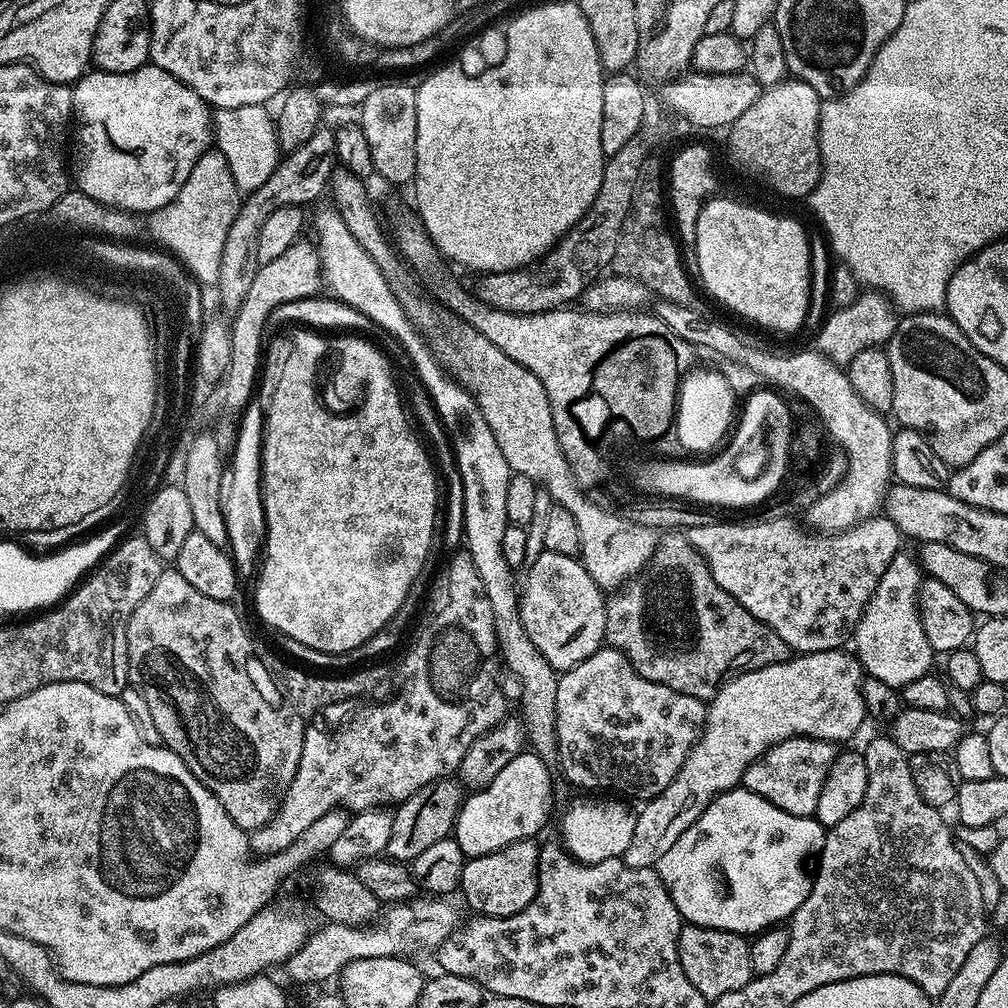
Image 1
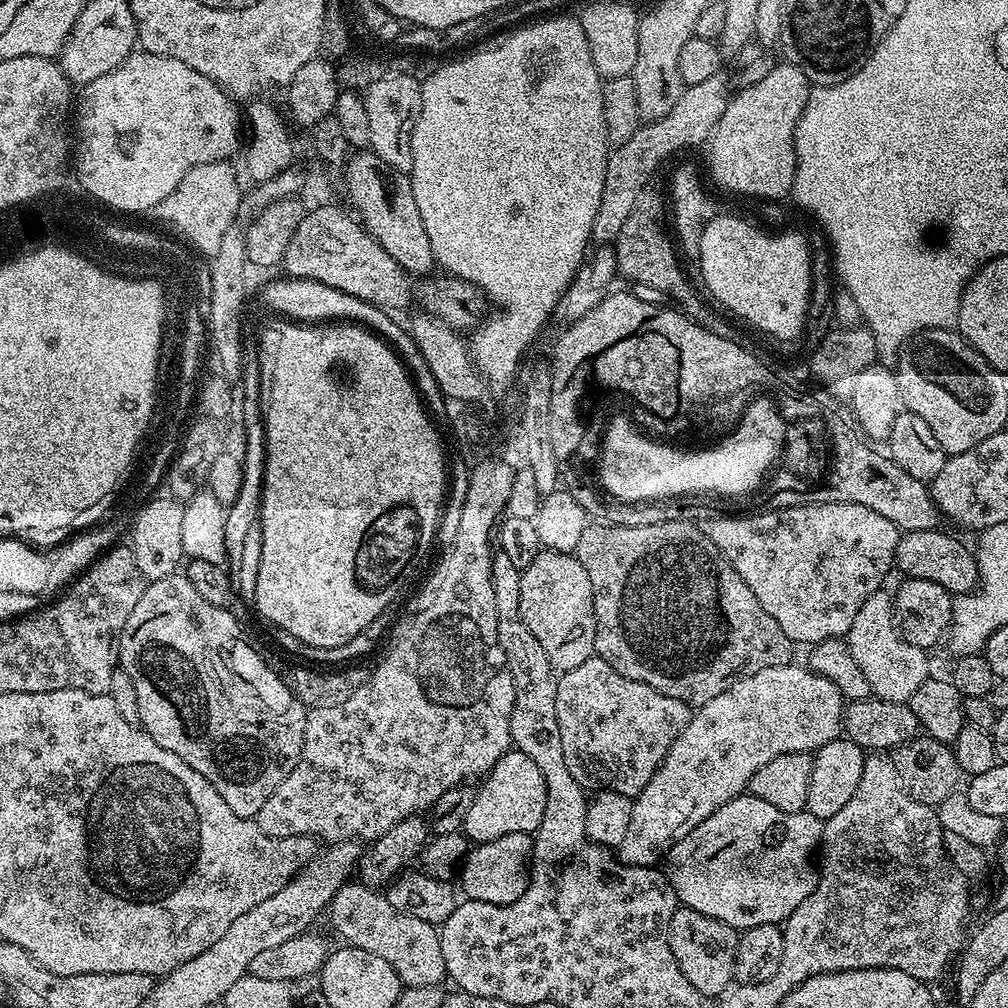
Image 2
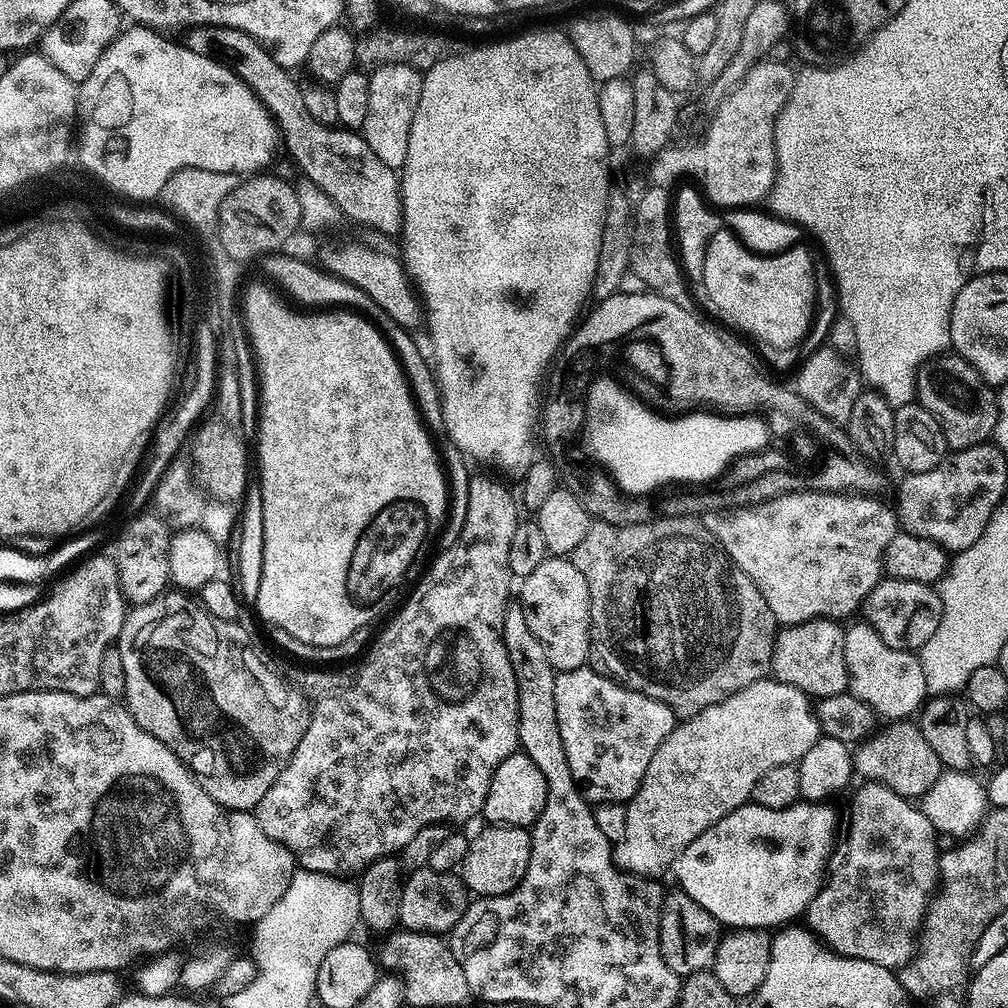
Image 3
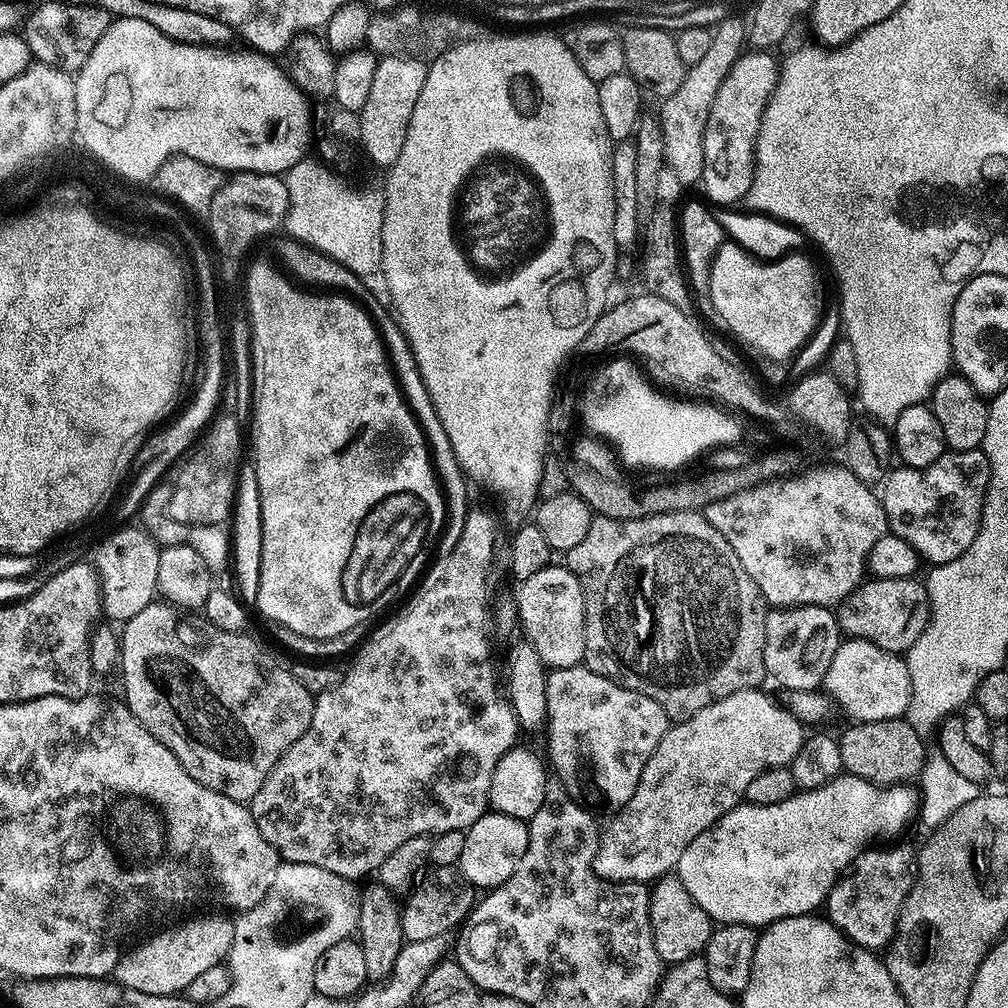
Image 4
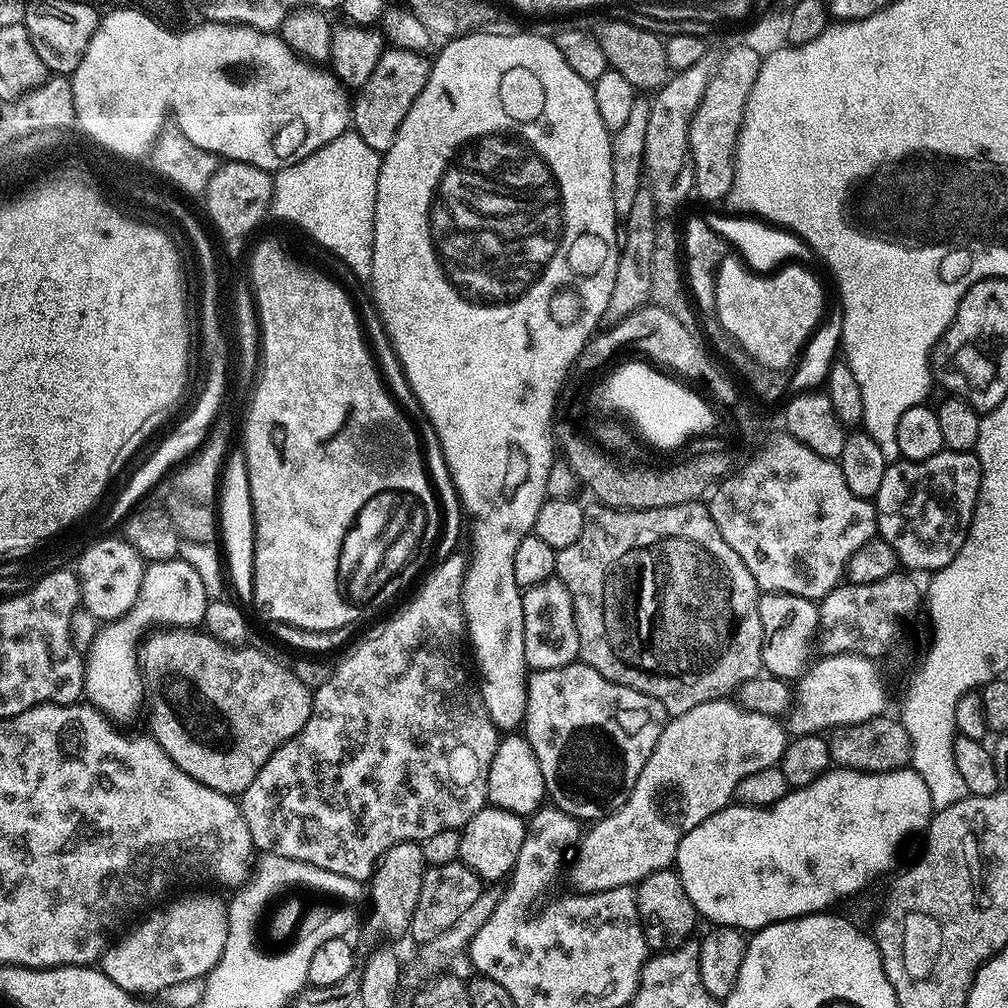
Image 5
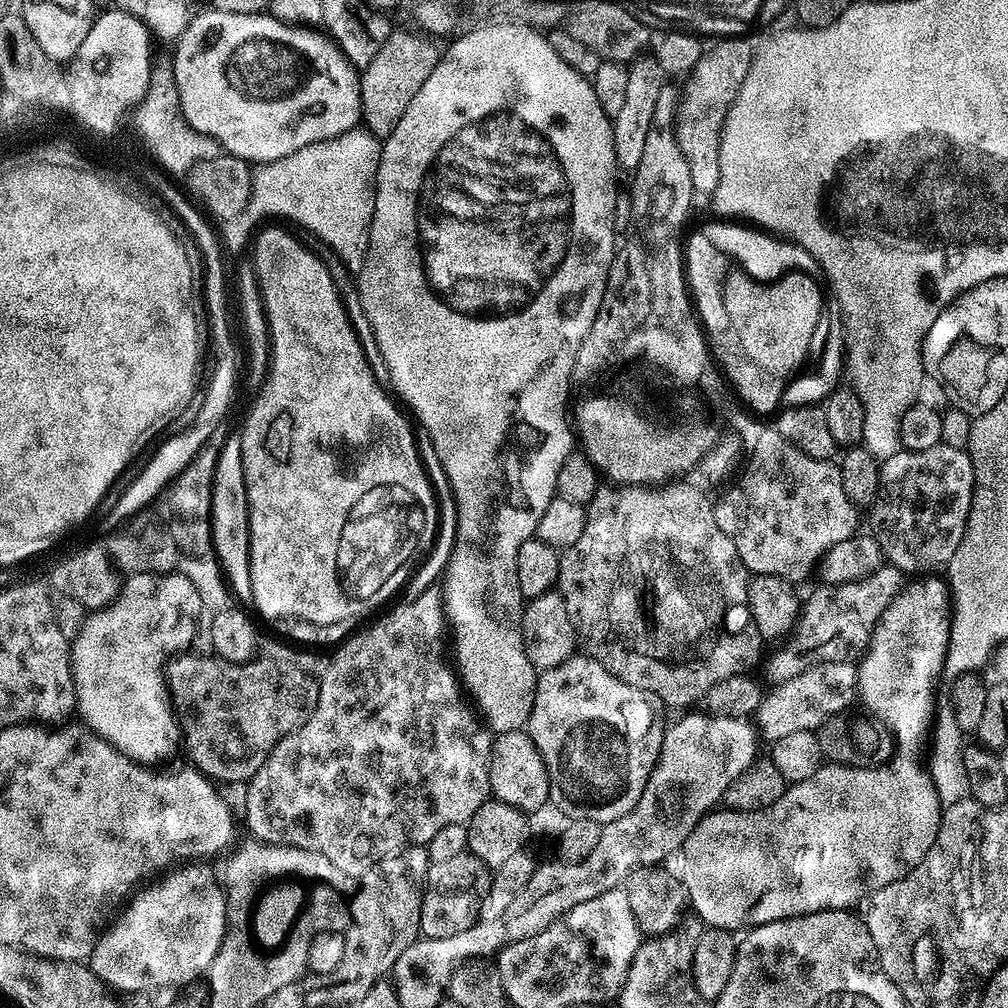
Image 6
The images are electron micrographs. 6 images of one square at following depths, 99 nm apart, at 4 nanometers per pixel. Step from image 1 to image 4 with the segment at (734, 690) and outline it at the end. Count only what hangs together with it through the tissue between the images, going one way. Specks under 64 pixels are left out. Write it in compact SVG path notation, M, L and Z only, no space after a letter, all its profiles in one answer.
M747 688L744 692L730 694L706 710L698 710L688 720L673 723L668 733L658 742L654 754L638 778L638 786L624 807L615 813L608 828L603 829L600 845L596 851L594 867L604 880L639 880L655 882L675 869L682 858L682 850L698 838L718 818L744 800L746 786L768 768L783 768L791 765L792 759L806 739L806 728L783 703L776 704L764 690Z

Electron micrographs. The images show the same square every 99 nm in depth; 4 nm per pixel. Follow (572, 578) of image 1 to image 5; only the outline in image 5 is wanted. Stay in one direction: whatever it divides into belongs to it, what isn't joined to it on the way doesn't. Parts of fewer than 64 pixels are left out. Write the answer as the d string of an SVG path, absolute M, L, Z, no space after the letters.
M558 579L543 580L523 589L522 618L524 619L524 657L529 669L541 672L577 663L578 626L570 590Z

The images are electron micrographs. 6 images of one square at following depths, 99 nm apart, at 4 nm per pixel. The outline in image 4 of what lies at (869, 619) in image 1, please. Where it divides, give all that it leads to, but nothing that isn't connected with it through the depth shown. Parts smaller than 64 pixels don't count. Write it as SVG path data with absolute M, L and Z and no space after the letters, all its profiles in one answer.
M855 638L841 639L823 687L839 709L853 716L850 718L856 722L899 720L907 713L912 697L907 659L895 652L882 650L882 646L874 646L874 642Z

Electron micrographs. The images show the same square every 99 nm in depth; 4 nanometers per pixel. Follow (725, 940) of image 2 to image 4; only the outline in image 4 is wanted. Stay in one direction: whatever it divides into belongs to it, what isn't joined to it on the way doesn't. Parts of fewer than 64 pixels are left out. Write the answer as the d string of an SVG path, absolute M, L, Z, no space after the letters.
M661 876L650 888L650 926L654 938L654 950L658 950L665 965L681 964L690 958L701 955L710 942L714 931L711 916L694 902L690 890L682 886L679 876Z

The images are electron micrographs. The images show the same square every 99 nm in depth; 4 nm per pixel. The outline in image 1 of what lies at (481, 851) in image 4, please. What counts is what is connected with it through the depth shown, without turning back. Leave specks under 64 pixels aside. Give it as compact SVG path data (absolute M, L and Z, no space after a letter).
M535 839L510 842L510 846L502 846L502 850L494 850L490 854L474 856L464 861L462 882L458 889L459 895L464 895L464 900L478 916L509 916L518 914L530 906L538 890L538 858L541 845Z

